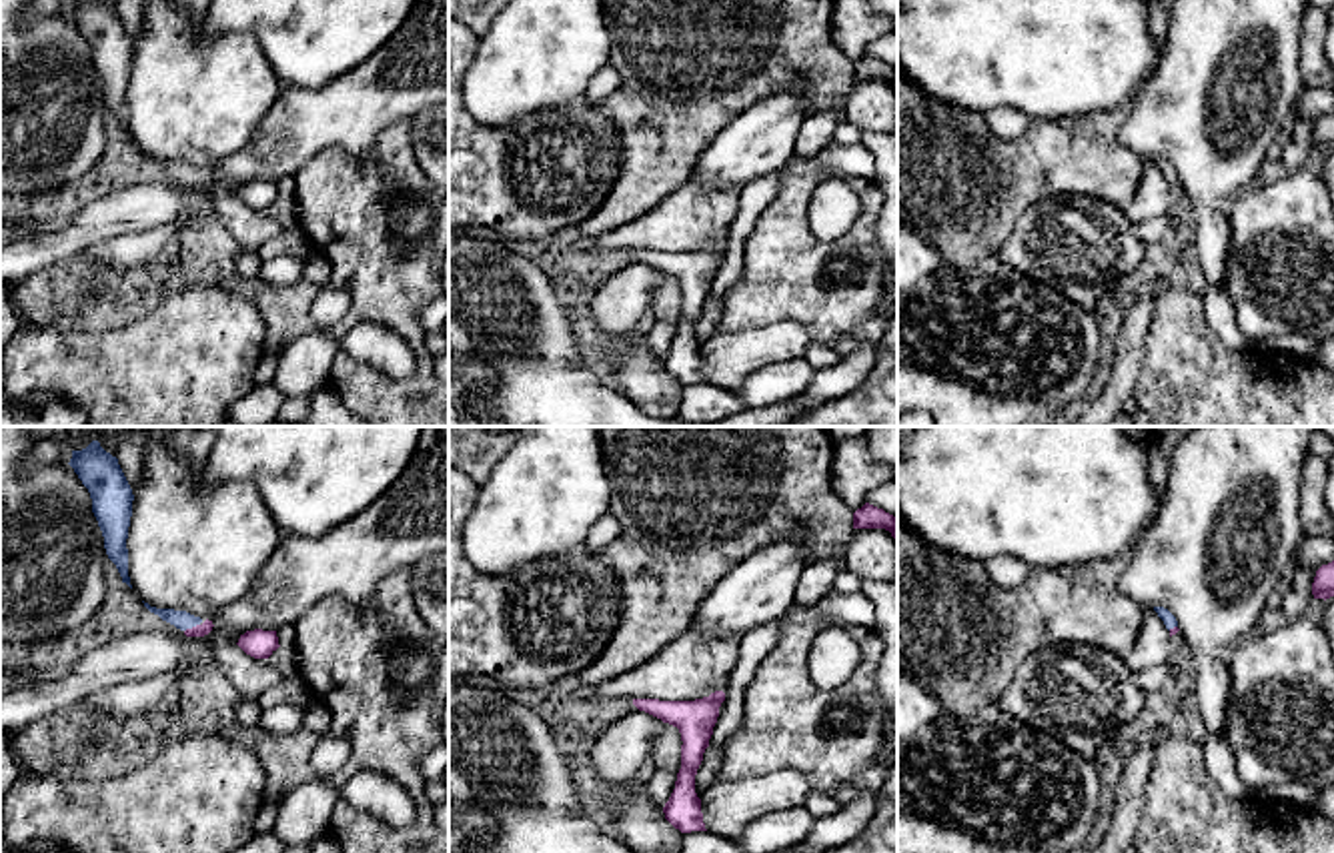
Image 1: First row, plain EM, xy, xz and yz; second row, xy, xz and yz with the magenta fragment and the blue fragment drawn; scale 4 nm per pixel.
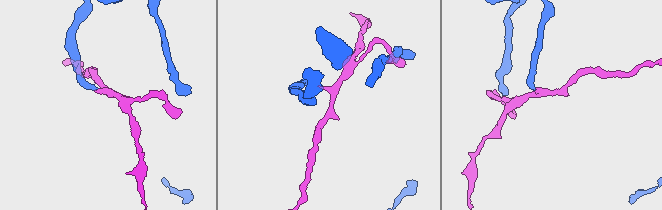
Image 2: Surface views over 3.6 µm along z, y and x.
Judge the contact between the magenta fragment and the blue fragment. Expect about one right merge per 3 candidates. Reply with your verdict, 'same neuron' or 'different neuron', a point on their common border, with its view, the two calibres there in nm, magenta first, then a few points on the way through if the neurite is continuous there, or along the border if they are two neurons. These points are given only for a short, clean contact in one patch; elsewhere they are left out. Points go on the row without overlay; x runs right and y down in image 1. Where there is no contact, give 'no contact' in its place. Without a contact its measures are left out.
same neuron; meets magenta in xy at (193, 179); 50 nm thick on the magenta side, 80 nm on the other; runs through xy (203, 181), (193, 179), (181, 171)

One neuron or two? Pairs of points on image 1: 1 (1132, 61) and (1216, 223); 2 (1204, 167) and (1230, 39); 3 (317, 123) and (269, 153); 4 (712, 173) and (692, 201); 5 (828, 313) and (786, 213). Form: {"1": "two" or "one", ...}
{"1": "two", "2": "one", "3": "one", "4": "two", "5": "one"}

